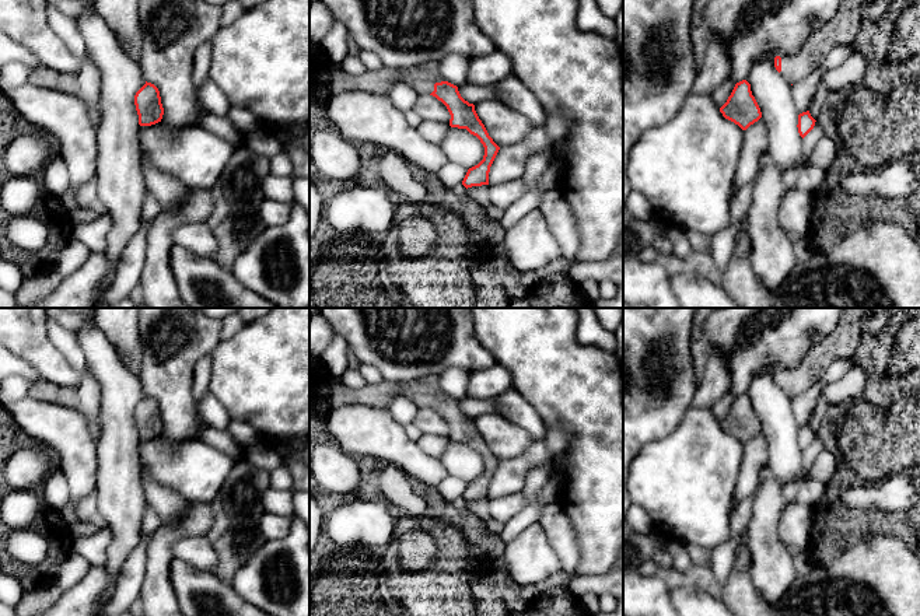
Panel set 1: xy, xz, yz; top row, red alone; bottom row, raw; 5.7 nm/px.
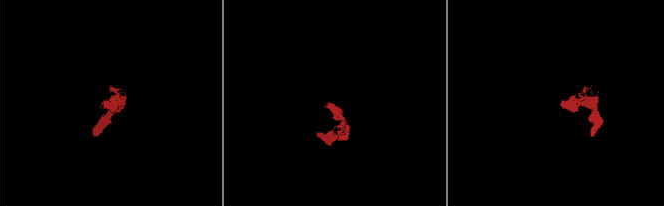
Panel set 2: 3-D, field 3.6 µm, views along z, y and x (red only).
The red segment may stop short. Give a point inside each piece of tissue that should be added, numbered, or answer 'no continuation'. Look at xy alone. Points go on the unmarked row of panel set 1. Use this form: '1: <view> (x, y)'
no continuation

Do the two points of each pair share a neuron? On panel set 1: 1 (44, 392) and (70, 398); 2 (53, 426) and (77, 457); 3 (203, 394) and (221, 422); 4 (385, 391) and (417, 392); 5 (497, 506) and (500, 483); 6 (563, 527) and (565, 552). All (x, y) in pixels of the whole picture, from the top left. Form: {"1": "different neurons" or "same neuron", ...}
{"1": "same neuron", "2": "same neuron", "3": "same neuron", "4": "same neuron", "5": "different neurons", "6": "same neuron"}

